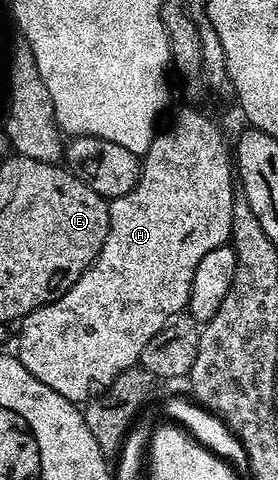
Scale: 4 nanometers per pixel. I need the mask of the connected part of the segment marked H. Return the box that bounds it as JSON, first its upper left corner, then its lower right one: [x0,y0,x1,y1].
[17,107,237,405]

